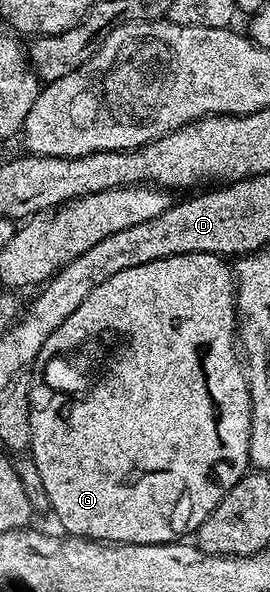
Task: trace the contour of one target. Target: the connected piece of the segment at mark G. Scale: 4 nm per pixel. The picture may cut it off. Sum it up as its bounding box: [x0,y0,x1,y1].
[29,252,252,544]

